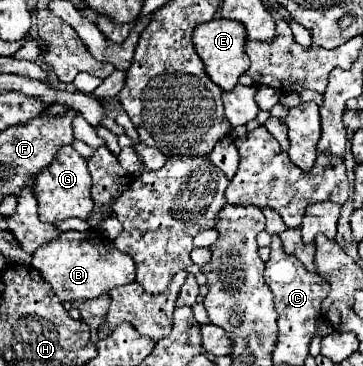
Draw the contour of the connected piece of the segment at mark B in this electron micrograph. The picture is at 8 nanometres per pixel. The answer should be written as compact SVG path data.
M88 229L88 231L66 231L50 245L40 247L33 254L32 267L40 272L46 282L52 285L54 293L62 301L76 301L76 299L92 299L100 297L120 285L132 283L136 279L134 261L130 255L118 251L110 239L102 233Z

